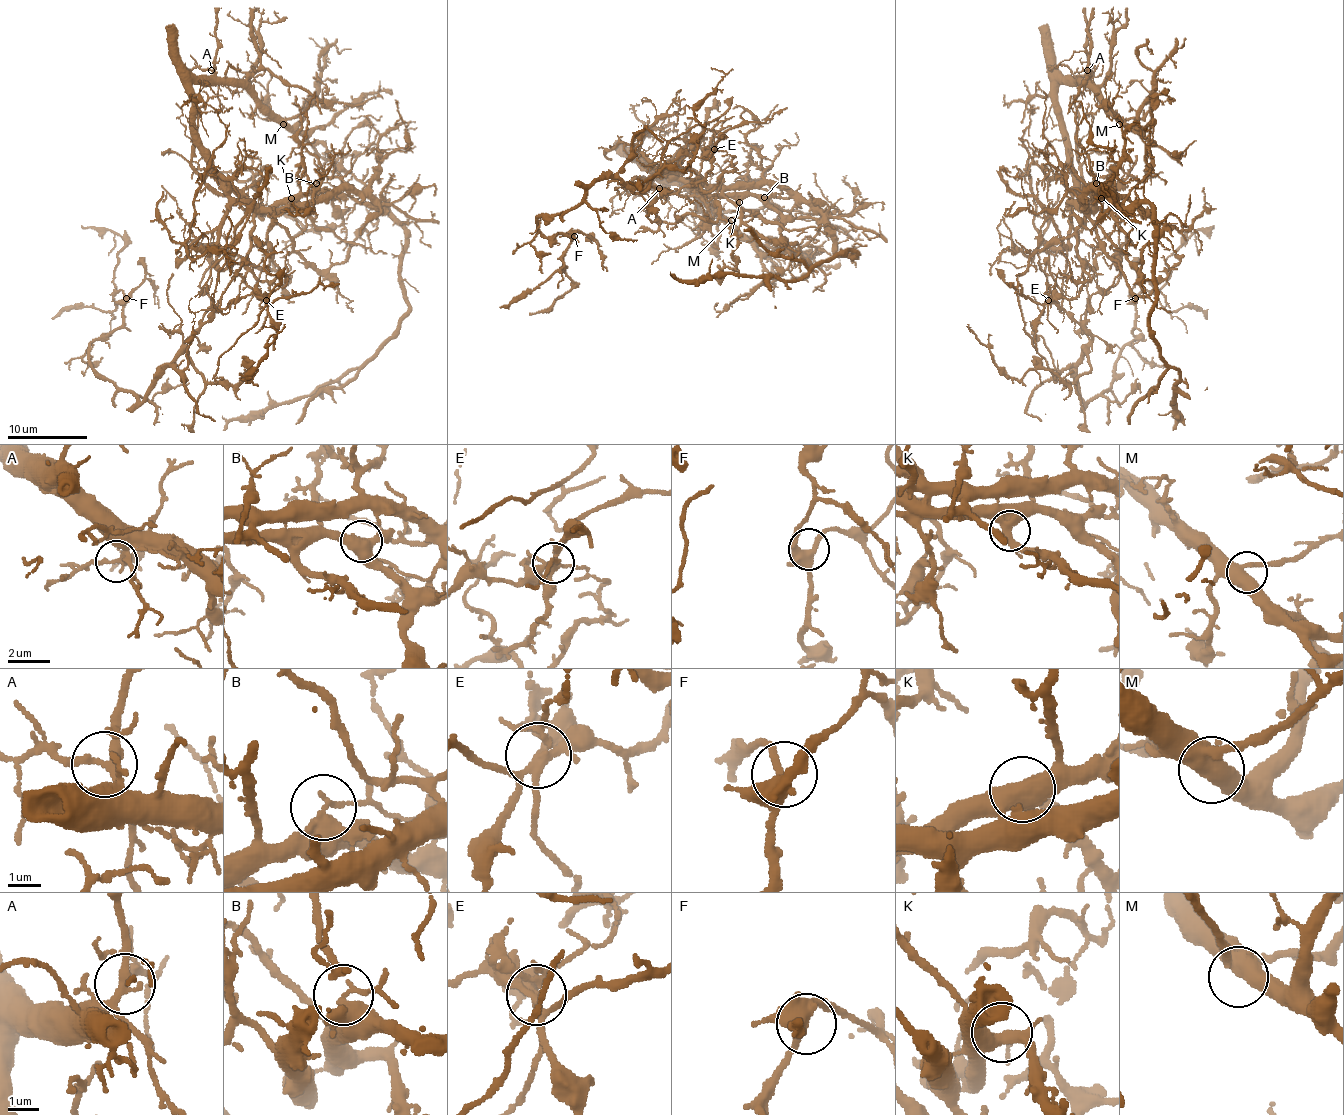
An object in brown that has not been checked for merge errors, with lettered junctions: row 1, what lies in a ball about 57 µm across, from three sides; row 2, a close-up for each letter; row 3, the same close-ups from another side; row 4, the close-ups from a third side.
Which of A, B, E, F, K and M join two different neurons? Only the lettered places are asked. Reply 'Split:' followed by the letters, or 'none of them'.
Split: B, E

